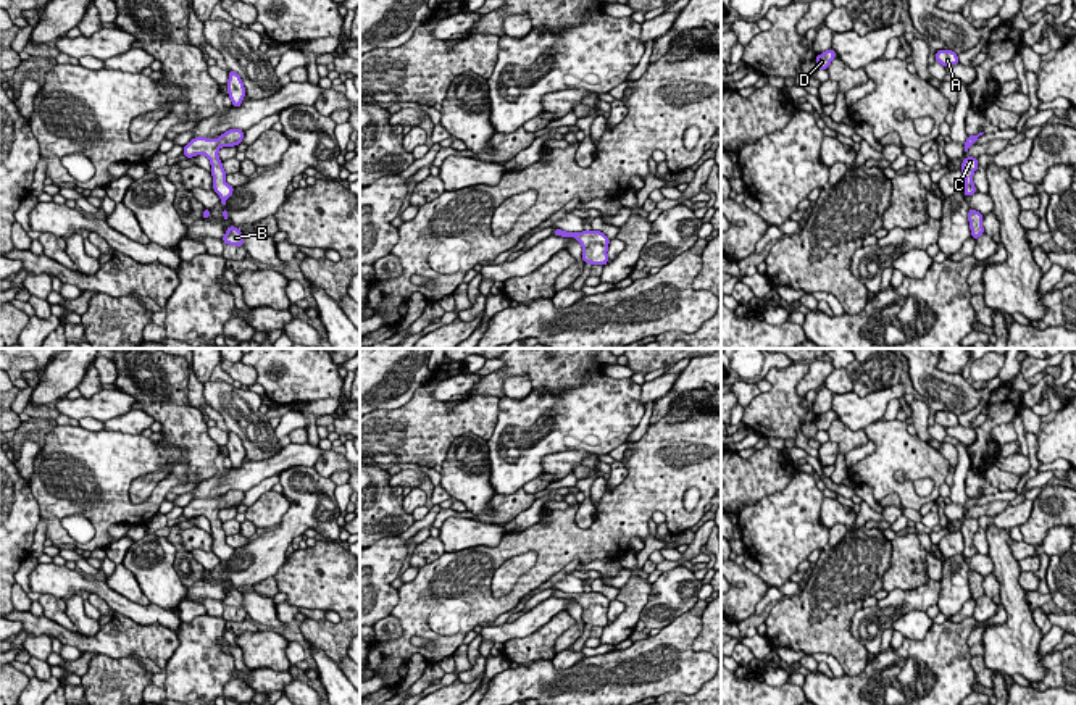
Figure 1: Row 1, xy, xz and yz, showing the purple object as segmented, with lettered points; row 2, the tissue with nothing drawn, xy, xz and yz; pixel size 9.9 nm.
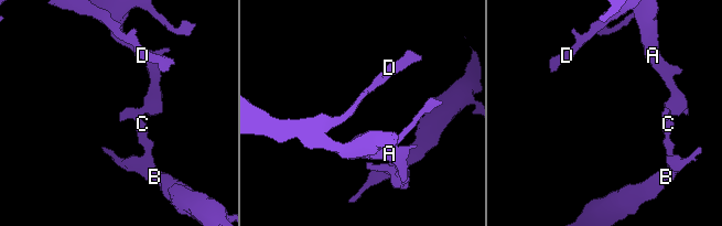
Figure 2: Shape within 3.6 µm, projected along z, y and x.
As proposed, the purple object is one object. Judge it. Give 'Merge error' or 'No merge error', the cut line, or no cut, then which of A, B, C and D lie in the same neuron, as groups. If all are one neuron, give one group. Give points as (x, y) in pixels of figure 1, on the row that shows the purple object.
No merge error. No split. Groups: A B C D

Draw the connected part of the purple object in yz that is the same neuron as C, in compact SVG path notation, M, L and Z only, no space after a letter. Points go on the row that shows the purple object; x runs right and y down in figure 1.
M966 156L963 161L961 161L961 171L963 171L963 177L965 177L965 189L963 189L963 195L973 195L976 194L976 187L973 184L973 174L974 171L978 169L979 163L978 163L978 158L973 158L973 156Z

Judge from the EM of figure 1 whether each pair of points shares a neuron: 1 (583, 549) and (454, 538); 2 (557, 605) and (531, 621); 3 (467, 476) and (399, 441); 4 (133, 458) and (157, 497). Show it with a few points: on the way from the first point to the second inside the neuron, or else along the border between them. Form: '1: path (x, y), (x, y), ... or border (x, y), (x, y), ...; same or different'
1: border (505, 533), (496, 546), (473, 546), (462, 550); different
2: path (550, 607), (538, 617); same
3: border (465, 433), (452, 442), (441, 465); different
4: path (121, 476), (121, 497), (133, 508), (139, 508); same

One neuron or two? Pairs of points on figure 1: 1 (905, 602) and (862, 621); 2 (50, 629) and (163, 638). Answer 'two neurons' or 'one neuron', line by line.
1: one neuron
2: one neuron

